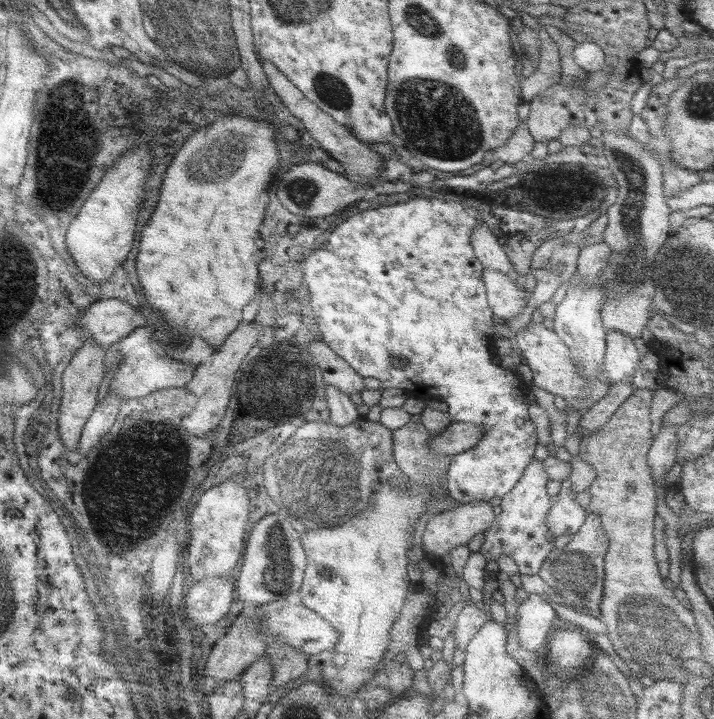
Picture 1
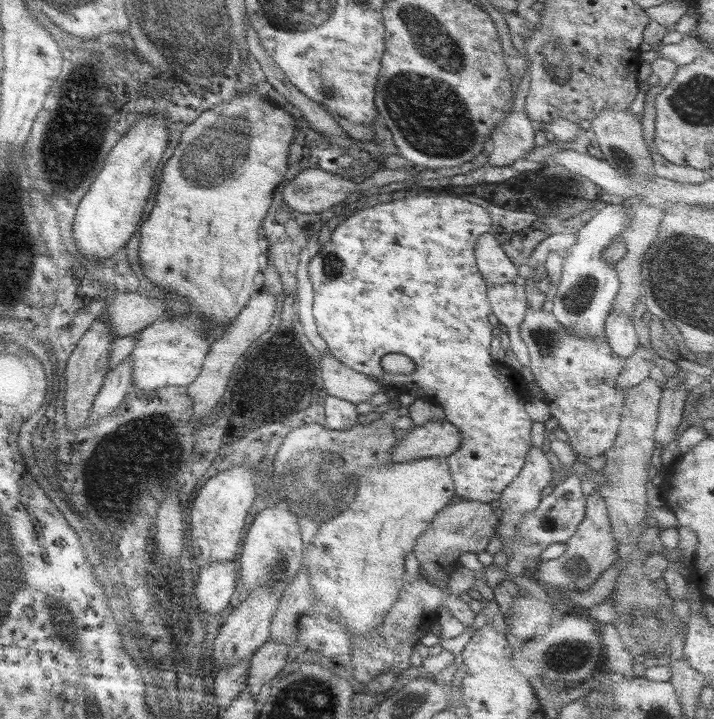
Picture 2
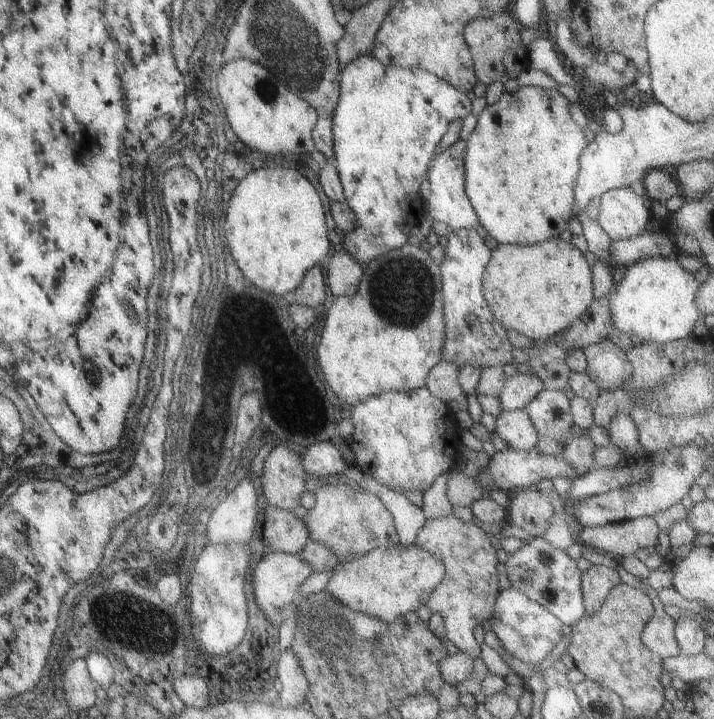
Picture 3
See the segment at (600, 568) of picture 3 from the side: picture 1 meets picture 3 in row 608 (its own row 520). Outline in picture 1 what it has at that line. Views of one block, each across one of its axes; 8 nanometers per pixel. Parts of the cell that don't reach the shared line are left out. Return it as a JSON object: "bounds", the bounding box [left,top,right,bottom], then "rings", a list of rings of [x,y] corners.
{"bounds":[538,514,608,618],"rings":[[[587,514],[581,527],[570,536],[569,542],[561,549],[555,550],[557,554],[547,557],[545,563],[538,570],[538,575],[554,588],[566,607],[582,608],[593,618],[600,618],[599,603],[602,597],[602,580],[604,572],[604,554],[608,542],[601,529],[597,515]]]}

